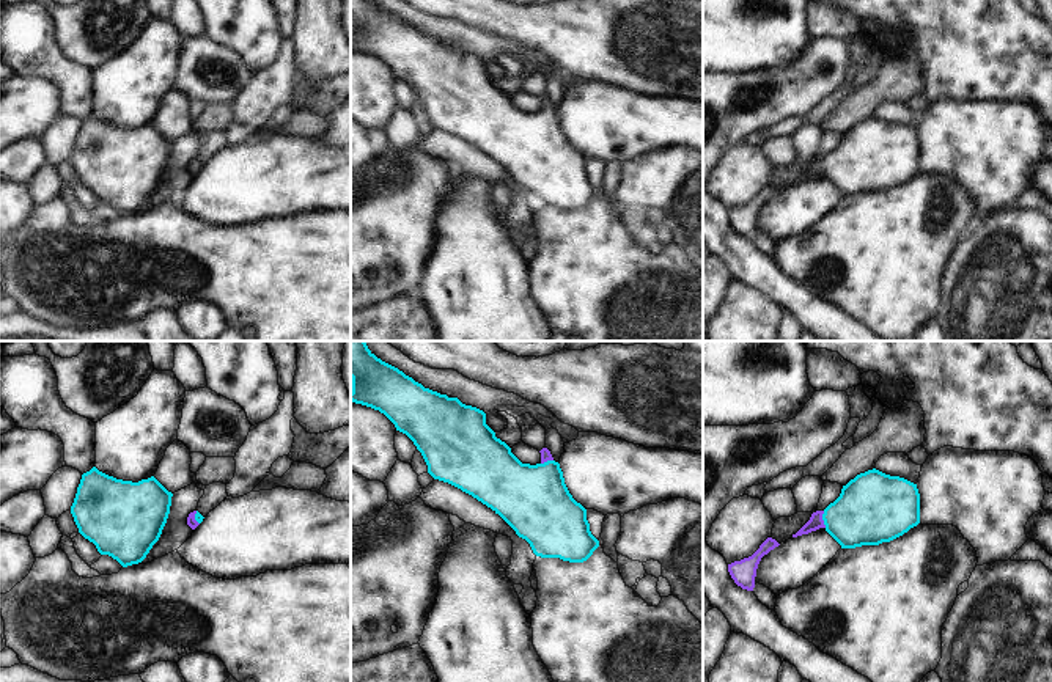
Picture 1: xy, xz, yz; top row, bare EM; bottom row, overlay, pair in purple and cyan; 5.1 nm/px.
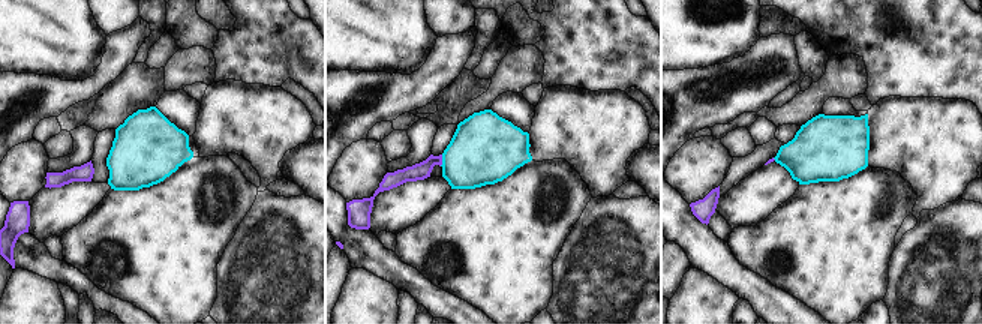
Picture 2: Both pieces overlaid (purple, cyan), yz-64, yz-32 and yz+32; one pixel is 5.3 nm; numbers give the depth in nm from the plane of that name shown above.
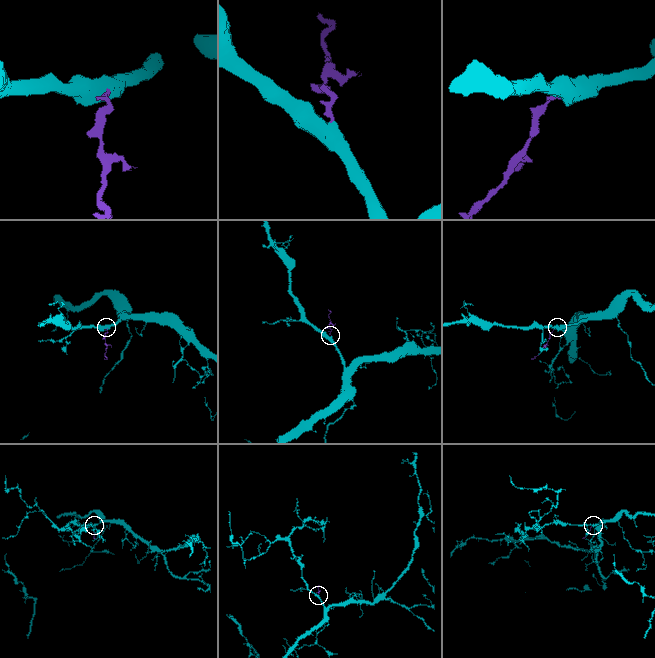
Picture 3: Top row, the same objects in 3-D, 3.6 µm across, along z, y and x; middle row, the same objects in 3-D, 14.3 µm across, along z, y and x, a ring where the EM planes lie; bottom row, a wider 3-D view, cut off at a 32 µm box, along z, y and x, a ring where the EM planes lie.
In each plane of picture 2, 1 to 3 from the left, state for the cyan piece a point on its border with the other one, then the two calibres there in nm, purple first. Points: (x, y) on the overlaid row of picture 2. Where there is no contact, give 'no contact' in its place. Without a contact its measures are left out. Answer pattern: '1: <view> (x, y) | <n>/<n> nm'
1: no contact
2: yz-32 (441, 161) | 90/380 nm
3: no contact

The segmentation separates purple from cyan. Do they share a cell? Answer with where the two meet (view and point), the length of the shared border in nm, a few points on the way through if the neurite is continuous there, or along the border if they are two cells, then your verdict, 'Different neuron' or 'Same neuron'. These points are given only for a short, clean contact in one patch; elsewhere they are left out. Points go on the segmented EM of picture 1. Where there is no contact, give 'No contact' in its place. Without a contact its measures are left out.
Touches purple at yz (821, 519). Shared border 90 nm. Path across: yz (815, 522), (821, 519), (854, 519), (868, 511). Same neuron.

